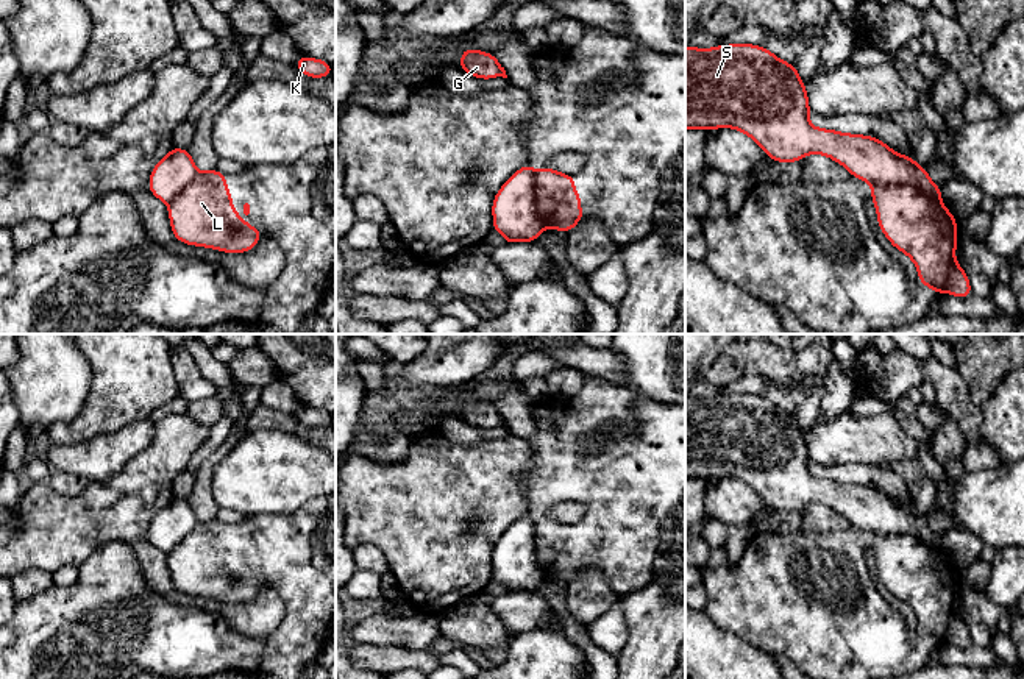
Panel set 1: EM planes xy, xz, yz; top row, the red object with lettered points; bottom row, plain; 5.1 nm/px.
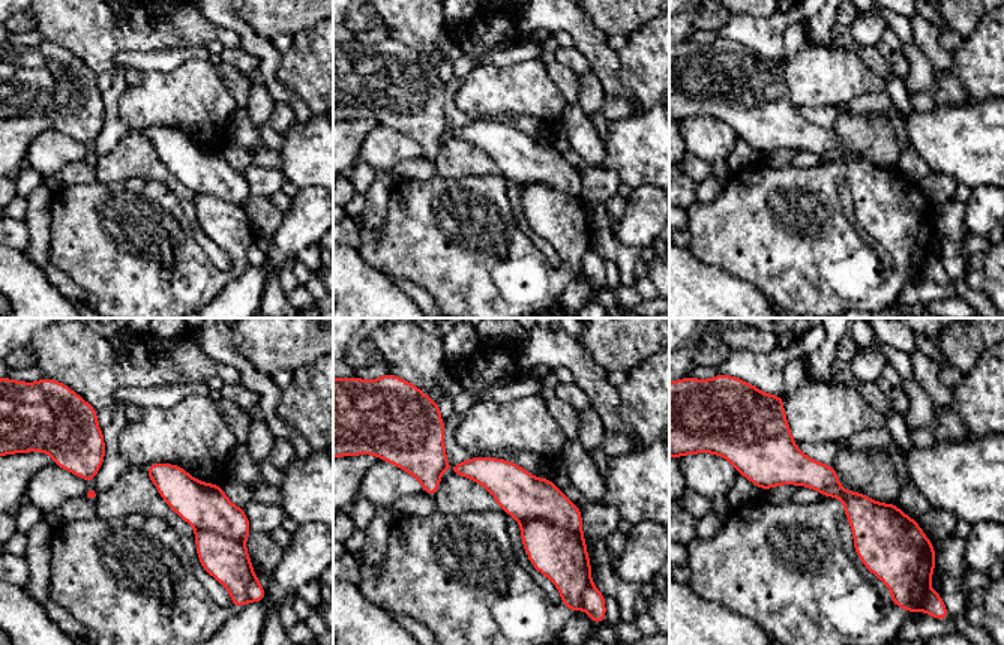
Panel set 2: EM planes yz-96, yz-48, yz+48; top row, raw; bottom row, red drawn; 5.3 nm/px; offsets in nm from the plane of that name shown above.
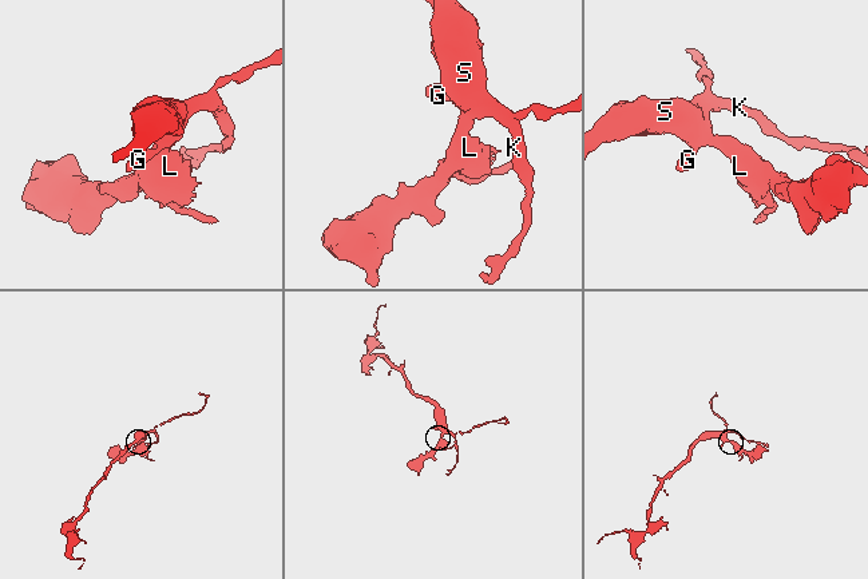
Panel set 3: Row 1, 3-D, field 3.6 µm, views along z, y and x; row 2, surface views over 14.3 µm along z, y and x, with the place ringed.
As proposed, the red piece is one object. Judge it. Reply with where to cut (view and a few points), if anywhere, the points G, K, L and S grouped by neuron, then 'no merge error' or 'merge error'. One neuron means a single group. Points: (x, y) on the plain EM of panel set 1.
cut in yz along (873, 533), (912, 534), (940, 551); G K S / L; merge error

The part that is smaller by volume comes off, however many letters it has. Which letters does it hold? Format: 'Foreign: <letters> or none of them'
Foreign: L

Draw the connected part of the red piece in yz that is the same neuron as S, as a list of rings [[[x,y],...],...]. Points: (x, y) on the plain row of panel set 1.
[[[729,393],[707,400],[685,396],[685,479],[735,478],[756,490],[776,512],[796,512],[810,503],[818,503],[837,510],[852,526],[869,534],[907,534],[929,548],[941,551],[941,537],[929,528],[926,517],[918,515],[912,506],[893,501],[873,485],[815,478],[809,471],[810,462],[805,434],[801,431],[796,415],[779,409],[765,396],[754,393]]]

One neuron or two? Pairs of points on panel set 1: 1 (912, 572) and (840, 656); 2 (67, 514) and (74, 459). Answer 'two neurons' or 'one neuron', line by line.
1: one neuron
2: two neurons

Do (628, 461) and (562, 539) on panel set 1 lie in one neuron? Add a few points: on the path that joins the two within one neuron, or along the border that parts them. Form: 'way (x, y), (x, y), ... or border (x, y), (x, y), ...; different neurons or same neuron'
way (628, 484), (586, 529); same neuron

